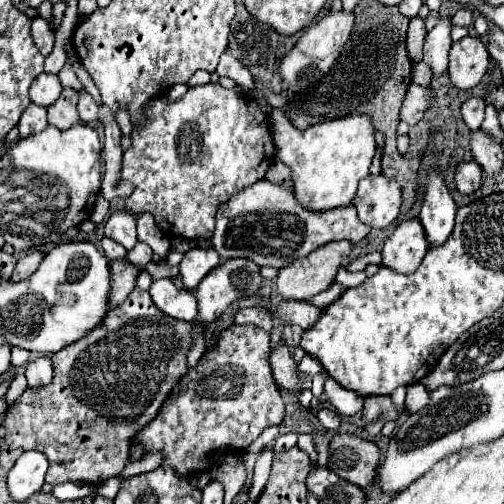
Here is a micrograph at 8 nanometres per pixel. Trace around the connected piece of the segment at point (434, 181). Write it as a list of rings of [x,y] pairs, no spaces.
[[[432,169],[424,193],[424,205],[420,209],[420,223],[426,231],[430,247],[438,247],[450,237],[450,231],[454,229],[454,217],[456,217],[454,199],[438,171]]]

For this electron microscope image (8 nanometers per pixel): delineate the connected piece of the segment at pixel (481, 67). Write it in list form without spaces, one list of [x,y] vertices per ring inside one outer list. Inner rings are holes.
[[[464,37],[452,43],[448,77],[458,89],[472,89],[488,71],[490,55],[478,37]]]

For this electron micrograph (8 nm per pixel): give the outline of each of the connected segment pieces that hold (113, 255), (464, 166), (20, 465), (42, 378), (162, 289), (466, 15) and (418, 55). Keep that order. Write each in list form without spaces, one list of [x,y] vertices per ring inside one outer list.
[[[104,237],[104,239],[102,239],[102,249],[104,249],[106,257],[112,259],[112,261],[126,257],[126,249],[124,249],[122,245],[118,245],[116,241],[112,241],[110,237]]]
[[[476,161],[460,163],[456,167],[456,189],[462,195],[472,195],[482,187],[482,167]]]
[[[38,451],[22,453],[16,465],[8,473],[8,491],[16,501],[28,499],[32,493],[40,491],[44,485],[44,475],[48,471],[46,455]]]
[[[42,355],[42,357],[34,359],[34,361],[30,361],[28,367],[26,367],[26,379],[28,379],[30,387],[42,387],[44,383],[50,383],[52,381],[50,357]]]
[[[172,279],[154,281],[150,287],[150,295],[154,305],[174,319],[194,321],[198,315],[196,297],[186,289],[178,289]]]
[[[468,7],[458,9],[458,11],[454,13],[454,17],[452,17],[452,23],[454,23],[454,25],[460,25],[460,27],[470,27],[470,25],[474,23],[474,13],[472,13],[472,9],[468,9]]]
[[[420,17],[410,19],[410,27],[408,27],[408,53],[410,53],[412,63],[422,61],[426,35],[427,30],[424,29],[424,19],[420,19]]]

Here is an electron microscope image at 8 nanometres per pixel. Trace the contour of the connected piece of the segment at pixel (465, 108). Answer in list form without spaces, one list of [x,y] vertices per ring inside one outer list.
[[[470,97],[462,105],[462,119],[472,131],[480,129],[480,123],[484,121],[484,107],[486,107],[484,99],[478,99],[478,97]]]

